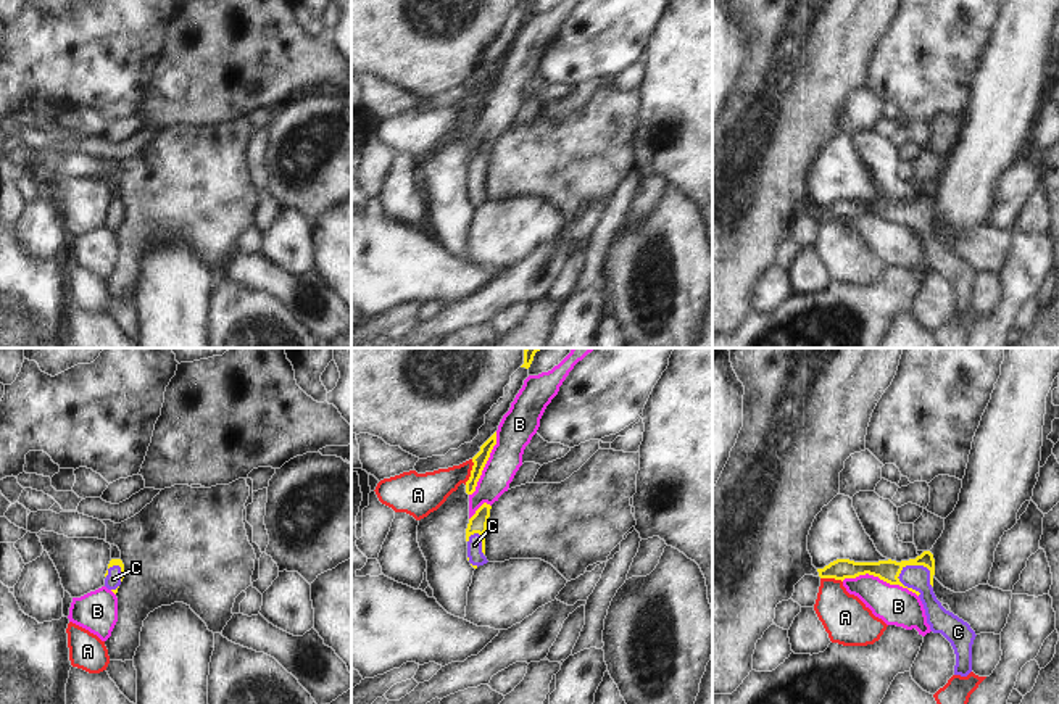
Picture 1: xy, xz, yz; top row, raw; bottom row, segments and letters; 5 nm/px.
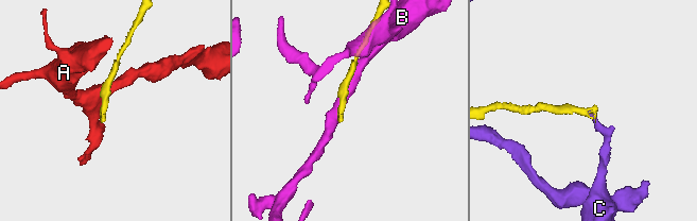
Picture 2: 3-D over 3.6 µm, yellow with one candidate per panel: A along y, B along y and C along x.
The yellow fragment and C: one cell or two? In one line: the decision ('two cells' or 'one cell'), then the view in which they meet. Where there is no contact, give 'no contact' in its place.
one cell | yz

